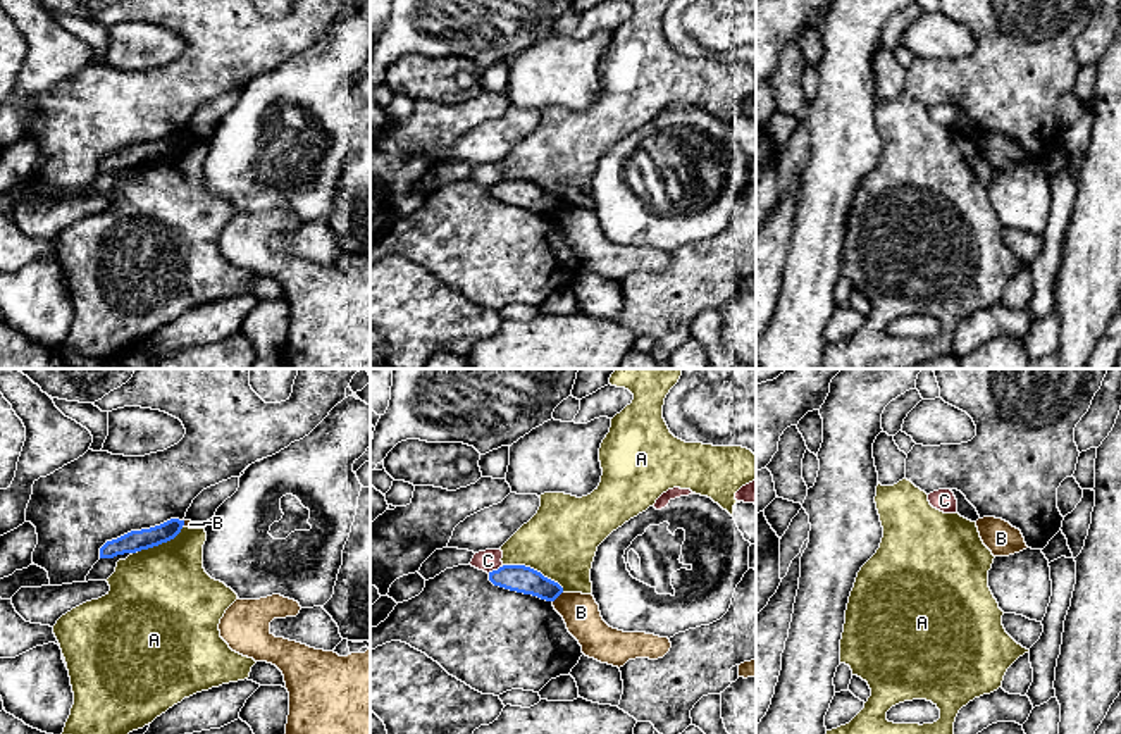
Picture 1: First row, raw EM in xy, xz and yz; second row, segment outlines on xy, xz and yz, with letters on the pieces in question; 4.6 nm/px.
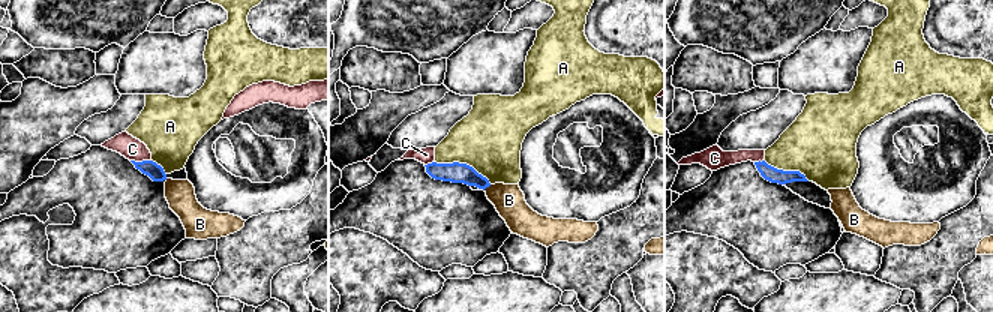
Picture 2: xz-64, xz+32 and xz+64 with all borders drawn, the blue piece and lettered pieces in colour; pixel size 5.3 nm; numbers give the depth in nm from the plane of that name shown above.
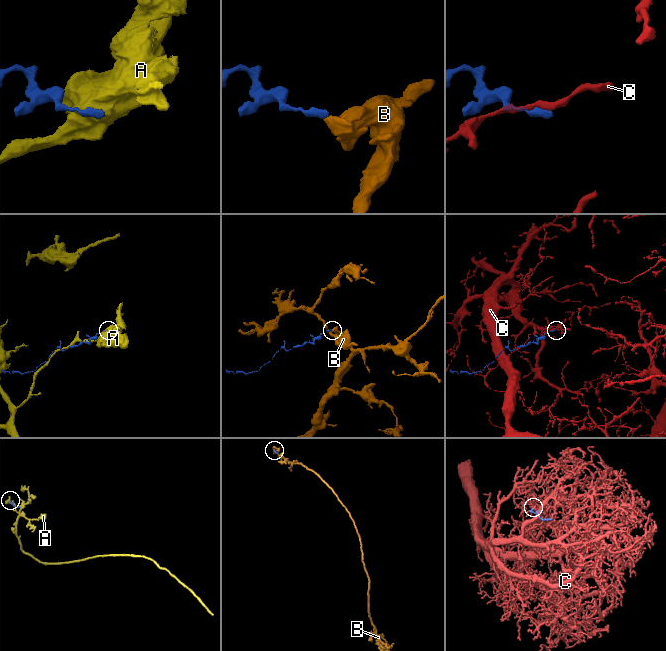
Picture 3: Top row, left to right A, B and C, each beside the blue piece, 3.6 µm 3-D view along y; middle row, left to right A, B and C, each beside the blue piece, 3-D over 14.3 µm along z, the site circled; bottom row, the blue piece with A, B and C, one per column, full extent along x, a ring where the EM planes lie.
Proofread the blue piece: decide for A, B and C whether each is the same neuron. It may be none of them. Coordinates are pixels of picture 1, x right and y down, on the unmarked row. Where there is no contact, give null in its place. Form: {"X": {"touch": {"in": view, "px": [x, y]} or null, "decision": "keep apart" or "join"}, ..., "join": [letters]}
{"A": {"touch": {"in": "xz", "px": [532, 183]}, "decision": "keep apart"}, "B": {"touch": {"in": "xz", "px": [558, 209]}, "decision": "keep apart"}, "C": {"touch": {"in": "xz", "px": [495, 185]}, "decision": "keep apart"}, "join": []}

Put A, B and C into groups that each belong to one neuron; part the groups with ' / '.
A / B / C

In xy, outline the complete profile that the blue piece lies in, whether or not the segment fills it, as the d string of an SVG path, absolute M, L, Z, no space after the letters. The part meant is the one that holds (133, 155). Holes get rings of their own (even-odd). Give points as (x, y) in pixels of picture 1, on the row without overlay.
M170 133L160 140L131 145L117 153L107 155L100 162L100 172L114 172L124 167L136 167L174 153L184 140L184 134Z

